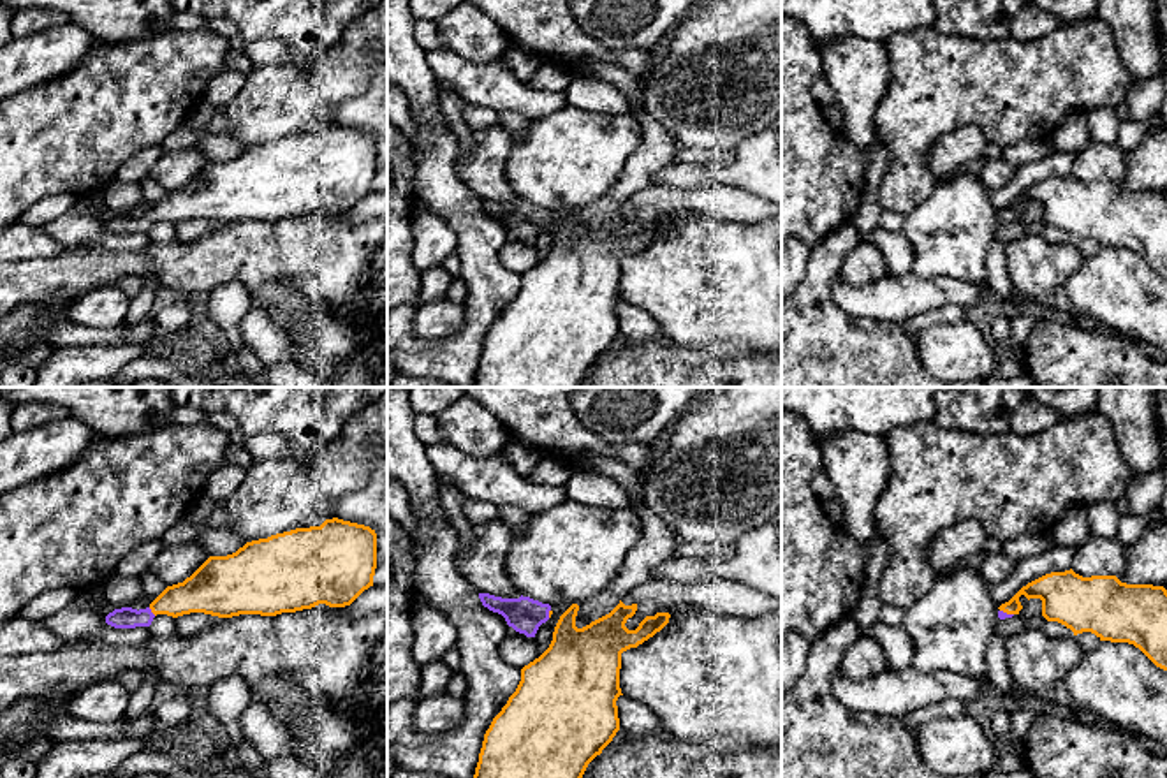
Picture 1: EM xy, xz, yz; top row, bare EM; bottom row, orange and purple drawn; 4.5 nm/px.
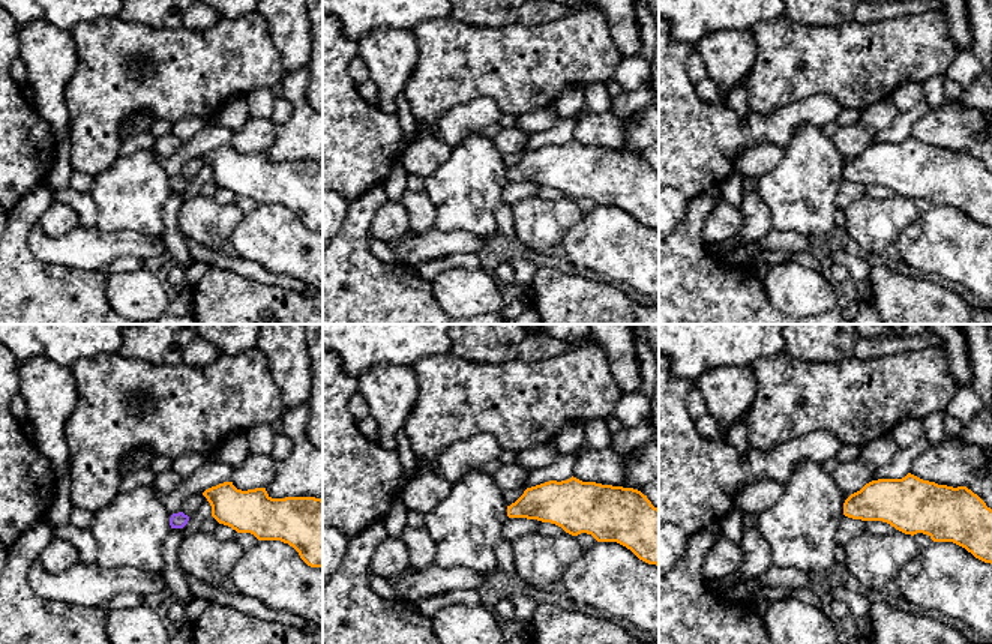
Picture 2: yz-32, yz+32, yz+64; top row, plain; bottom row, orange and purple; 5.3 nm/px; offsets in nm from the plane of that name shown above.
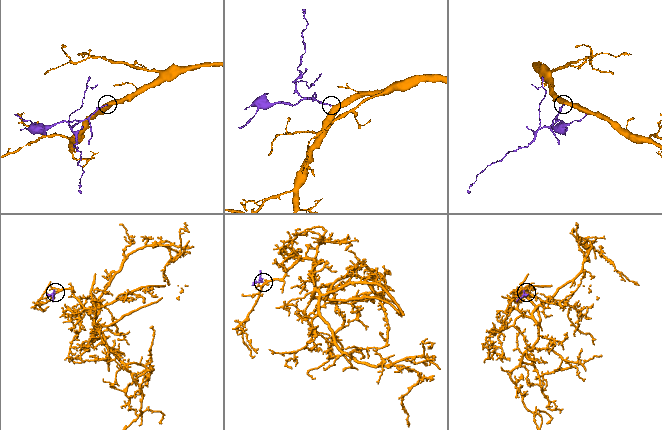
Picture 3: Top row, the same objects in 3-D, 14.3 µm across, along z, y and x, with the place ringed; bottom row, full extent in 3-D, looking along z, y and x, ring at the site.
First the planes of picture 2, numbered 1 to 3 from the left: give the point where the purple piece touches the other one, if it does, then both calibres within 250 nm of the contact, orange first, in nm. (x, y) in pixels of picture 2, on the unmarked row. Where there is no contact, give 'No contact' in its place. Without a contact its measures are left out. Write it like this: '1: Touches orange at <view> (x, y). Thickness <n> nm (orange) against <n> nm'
1: No contact
2: No contact
3: No contact

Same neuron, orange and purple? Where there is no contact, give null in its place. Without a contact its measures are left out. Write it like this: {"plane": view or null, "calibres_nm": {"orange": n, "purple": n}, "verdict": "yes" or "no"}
{"plane": "xy", "calibres_nm": {"orange": 190, "purple": 100}, "verdict": "yes"}

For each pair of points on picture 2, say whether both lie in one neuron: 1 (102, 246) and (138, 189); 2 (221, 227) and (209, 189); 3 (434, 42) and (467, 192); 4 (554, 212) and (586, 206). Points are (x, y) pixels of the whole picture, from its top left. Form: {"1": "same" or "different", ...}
{"1": "different", "2": "different", "3": "different", "4": "different"}

